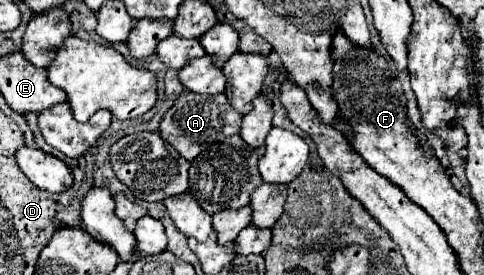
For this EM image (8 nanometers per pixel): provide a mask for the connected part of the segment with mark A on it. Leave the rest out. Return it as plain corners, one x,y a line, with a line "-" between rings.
183,92
173,106
165,112
161,118
159,134
161,138
171,144
185,160
193,160
199,152
203,152
211,142
221,142
227,136
239,134
241,128
241,114
231,108
229,100
225,94
215,94
215,96
203,96
203,94
193,94
193,92

